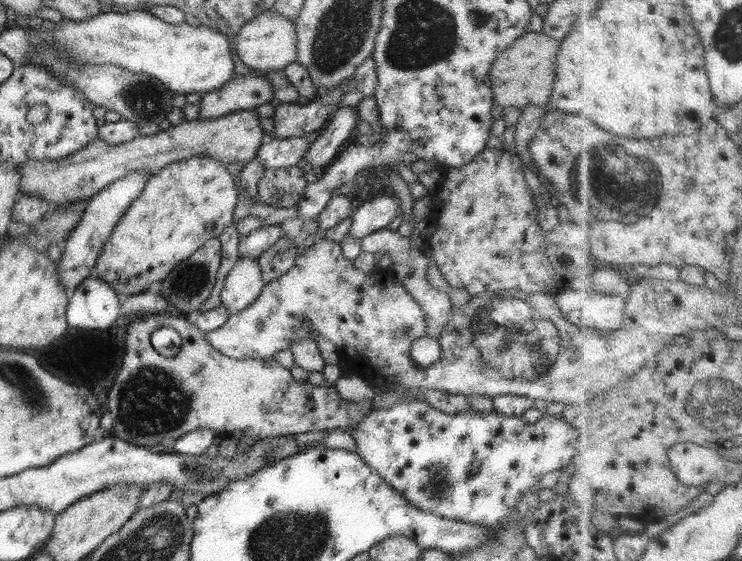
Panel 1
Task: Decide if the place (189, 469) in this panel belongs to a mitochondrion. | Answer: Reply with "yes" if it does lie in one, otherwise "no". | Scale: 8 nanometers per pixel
yes

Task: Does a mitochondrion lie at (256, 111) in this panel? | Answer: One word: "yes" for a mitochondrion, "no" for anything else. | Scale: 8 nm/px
no

